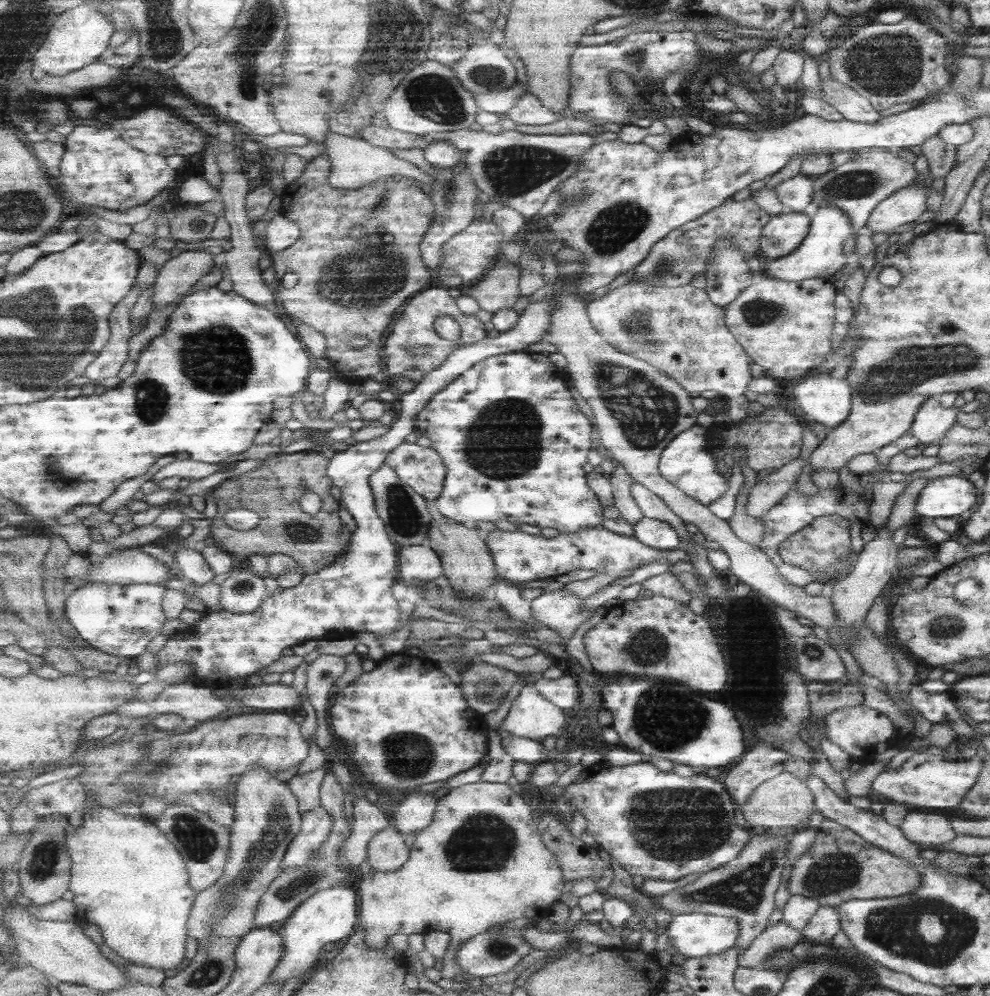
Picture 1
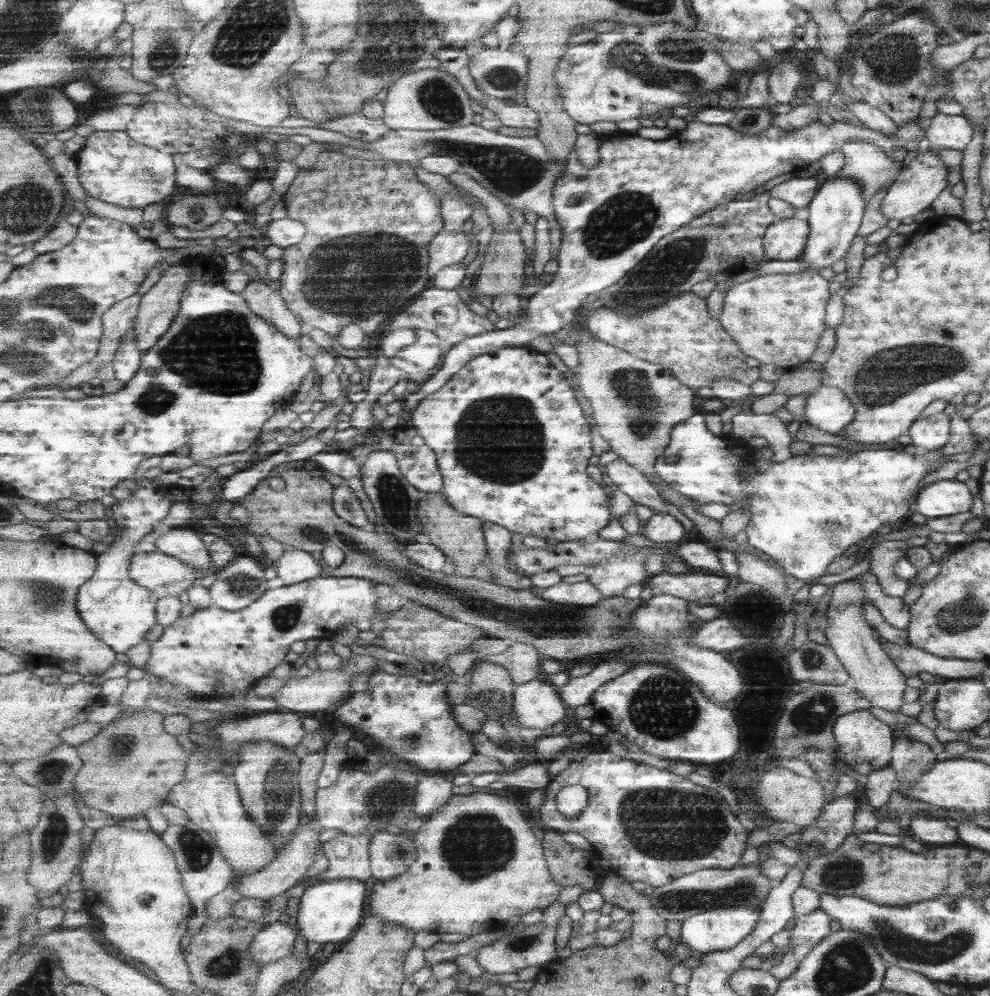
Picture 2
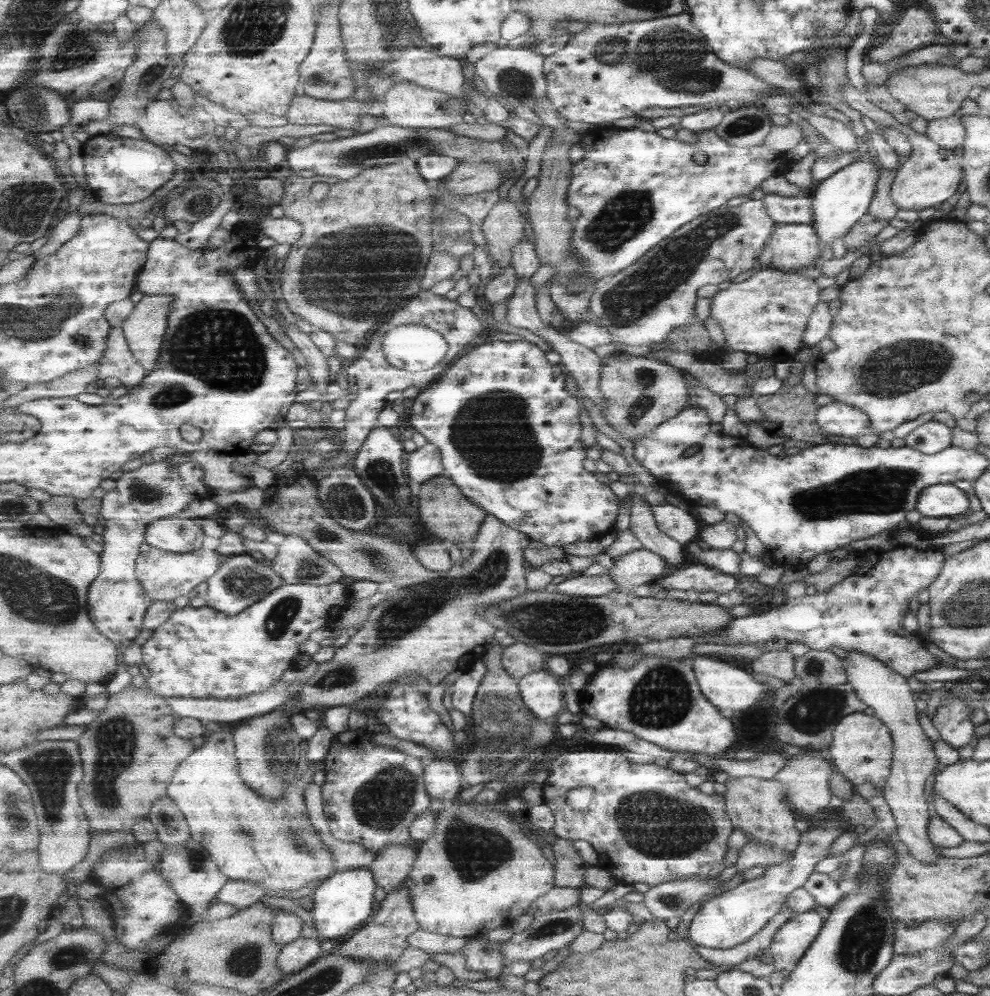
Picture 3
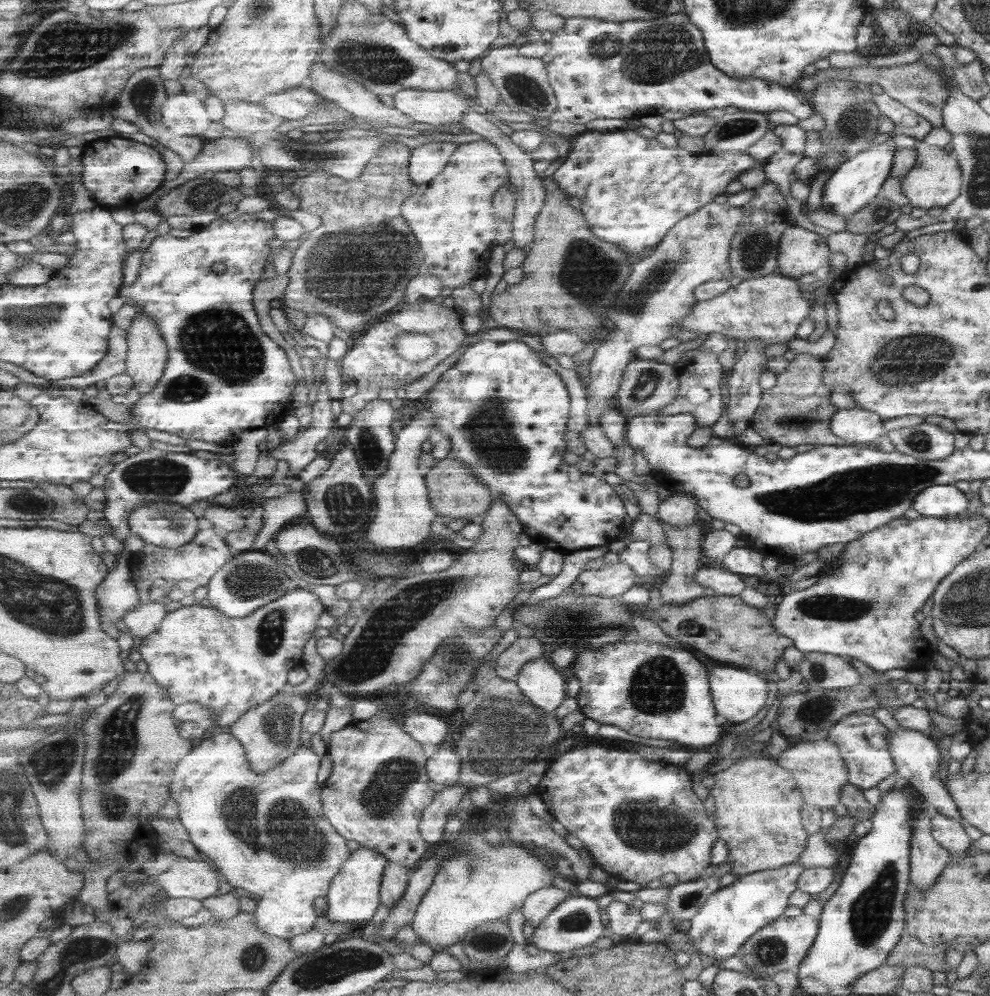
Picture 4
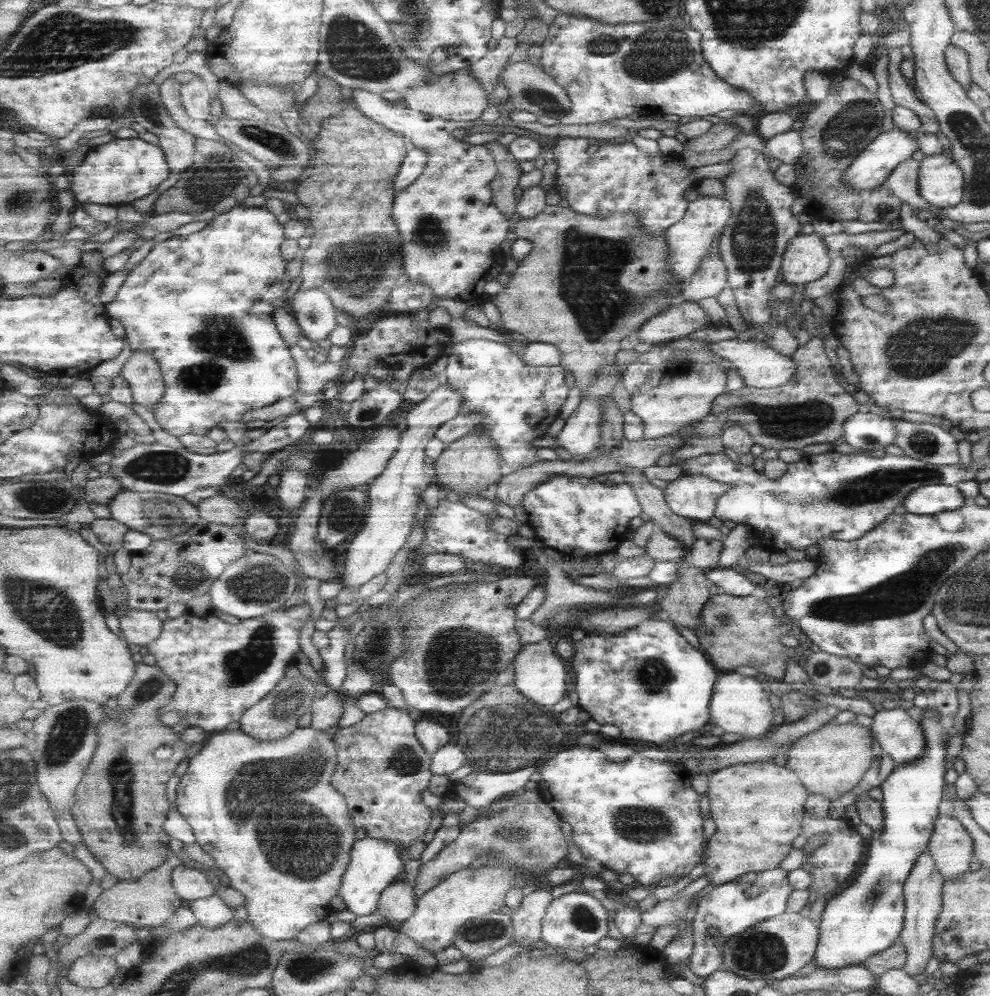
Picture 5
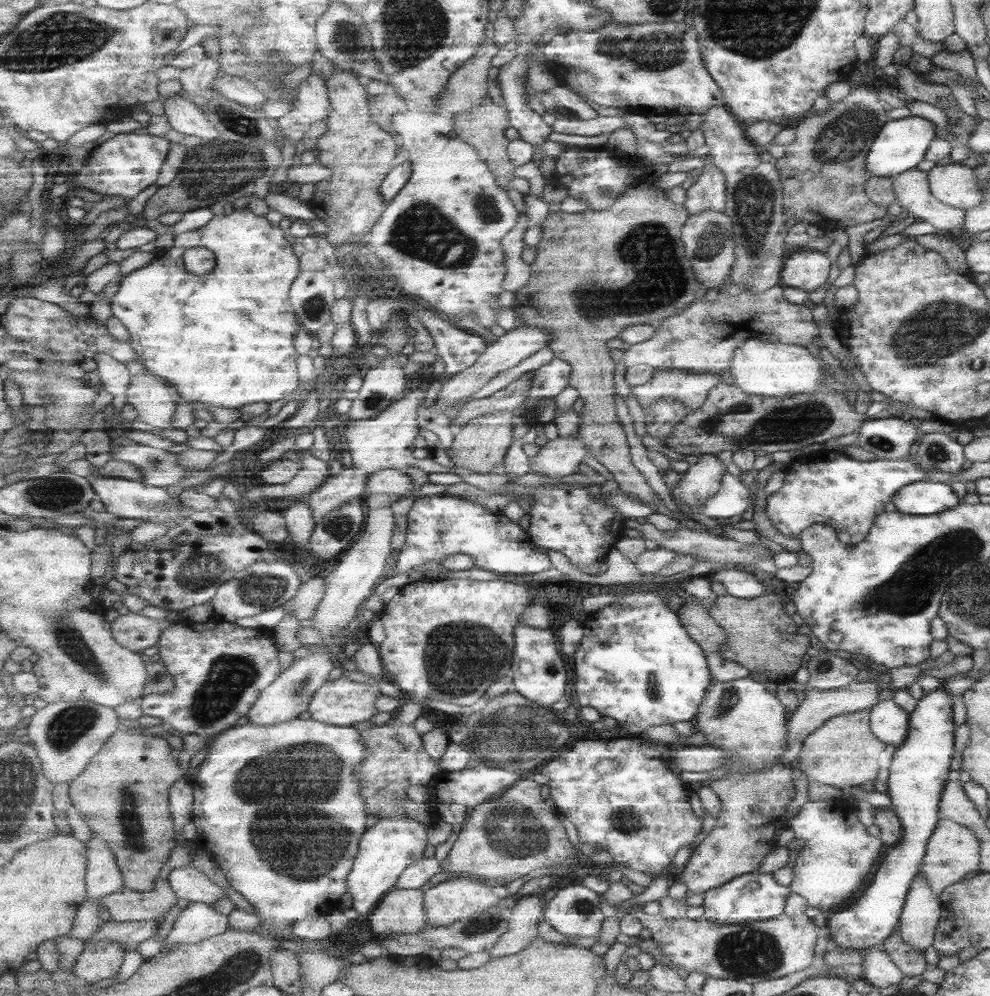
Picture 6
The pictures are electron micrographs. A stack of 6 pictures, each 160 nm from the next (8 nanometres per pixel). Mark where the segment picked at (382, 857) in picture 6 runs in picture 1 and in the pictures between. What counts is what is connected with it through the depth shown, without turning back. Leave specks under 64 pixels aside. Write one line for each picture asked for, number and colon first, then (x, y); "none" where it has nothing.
1: (330, 915)
2: (331, 911)
3: (343, 903)
4: (355, 894)
5: (375, 864)

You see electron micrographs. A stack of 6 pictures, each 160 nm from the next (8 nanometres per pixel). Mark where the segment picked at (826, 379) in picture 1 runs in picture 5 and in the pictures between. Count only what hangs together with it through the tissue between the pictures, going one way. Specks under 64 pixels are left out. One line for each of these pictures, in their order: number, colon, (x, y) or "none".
2: (827, 409)
3: (836, 418)
4: (856, 426)
5: (860, 428)

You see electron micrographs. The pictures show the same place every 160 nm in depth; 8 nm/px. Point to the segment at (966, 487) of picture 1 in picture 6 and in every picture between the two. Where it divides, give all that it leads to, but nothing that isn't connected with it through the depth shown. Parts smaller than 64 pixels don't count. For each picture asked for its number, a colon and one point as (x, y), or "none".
2: (941, 498)
3: (940, 500)
4: (937, 501)
5: (929, 499)
6: (920, 498)

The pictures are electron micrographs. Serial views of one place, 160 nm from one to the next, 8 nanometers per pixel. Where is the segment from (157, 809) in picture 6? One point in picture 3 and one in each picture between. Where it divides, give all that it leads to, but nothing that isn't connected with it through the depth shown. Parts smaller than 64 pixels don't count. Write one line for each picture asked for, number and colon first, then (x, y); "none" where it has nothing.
3: (130, 752)
4: (134, 744)
5: (121, 806)

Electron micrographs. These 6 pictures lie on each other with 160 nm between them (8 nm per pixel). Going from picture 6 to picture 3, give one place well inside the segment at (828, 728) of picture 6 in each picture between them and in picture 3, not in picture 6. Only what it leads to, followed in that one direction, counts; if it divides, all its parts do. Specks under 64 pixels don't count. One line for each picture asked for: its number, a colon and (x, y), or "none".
3: (805, 775)
4: (818, 767)
5: (830, 761)

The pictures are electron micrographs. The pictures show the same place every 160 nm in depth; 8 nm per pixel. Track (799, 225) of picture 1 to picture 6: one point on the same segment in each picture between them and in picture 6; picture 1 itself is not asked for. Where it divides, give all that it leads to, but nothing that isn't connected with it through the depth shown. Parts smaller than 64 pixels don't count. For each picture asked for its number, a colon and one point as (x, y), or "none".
2: (787, 239)
3: (794, 246)
4: (802, 252)
5: (805, 260)
6: (805, 269)

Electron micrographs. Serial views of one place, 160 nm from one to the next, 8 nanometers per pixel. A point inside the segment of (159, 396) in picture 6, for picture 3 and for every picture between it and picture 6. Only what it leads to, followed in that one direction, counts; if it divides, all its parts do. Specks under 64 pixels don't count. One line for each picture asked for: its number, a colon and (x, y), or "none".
3: (145, 328)
4: (146, 363)
5: (142, 372)

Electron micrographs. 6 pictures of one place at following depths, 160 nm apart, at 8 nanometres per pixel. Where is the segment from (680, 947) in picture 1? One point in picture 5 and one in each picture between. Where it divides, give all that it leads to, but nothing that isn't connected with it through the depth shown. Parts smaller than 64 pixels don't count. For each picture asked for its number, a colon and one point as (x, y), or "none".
2: (722, 929)
3: (738, 915)
4: (731, 916)
5: (728, 910)

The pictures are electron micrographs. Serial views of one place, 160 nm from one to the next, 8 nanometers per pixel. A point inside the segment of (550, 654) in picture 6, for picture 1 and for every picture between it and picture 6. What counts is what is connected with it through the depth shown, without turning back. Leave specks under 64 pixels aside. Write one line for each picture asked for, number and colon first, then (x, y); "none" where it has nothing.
1: (532, 716)
2: (537, 704)
3: (543, 693)
4: (540, 681)
5: (541, 675)

